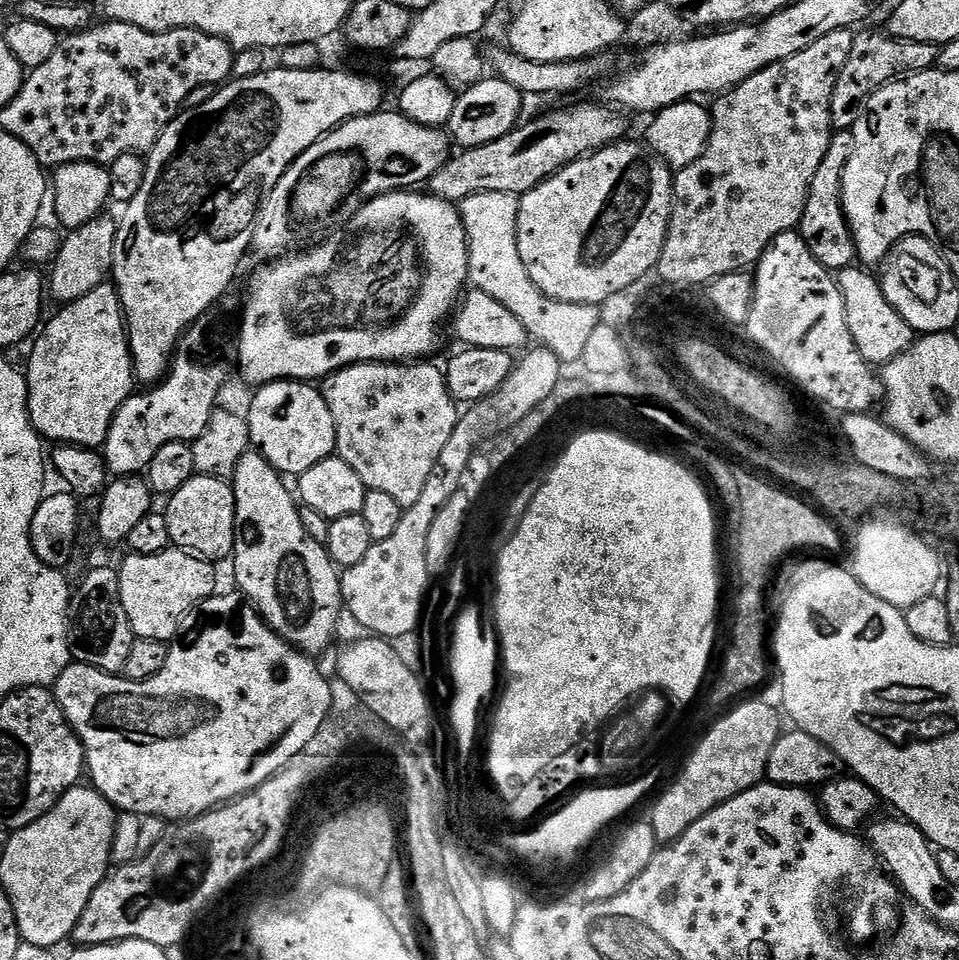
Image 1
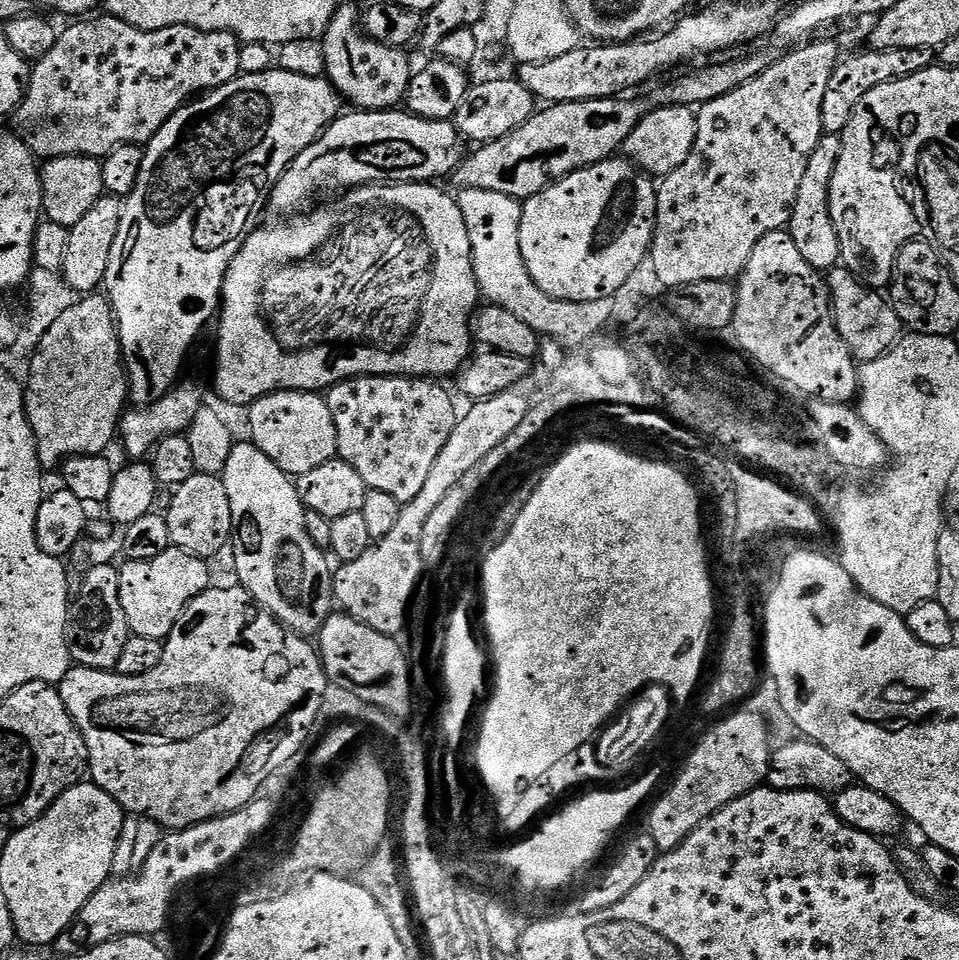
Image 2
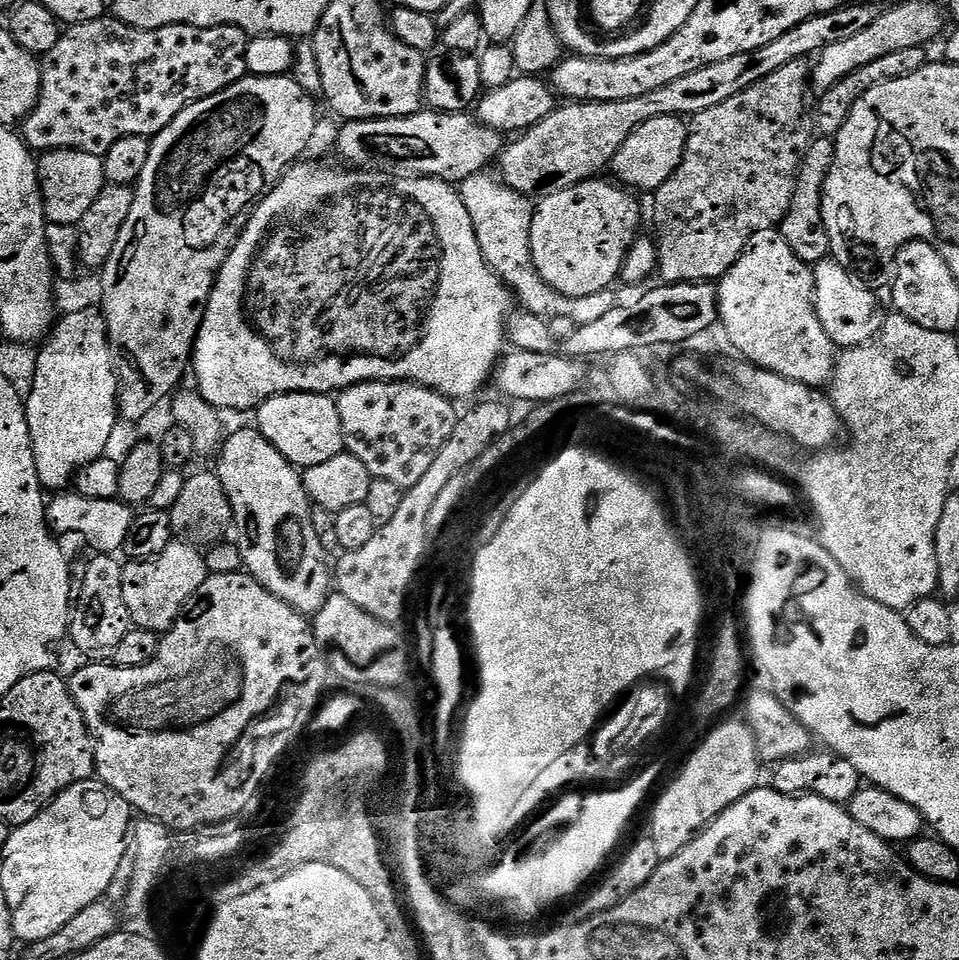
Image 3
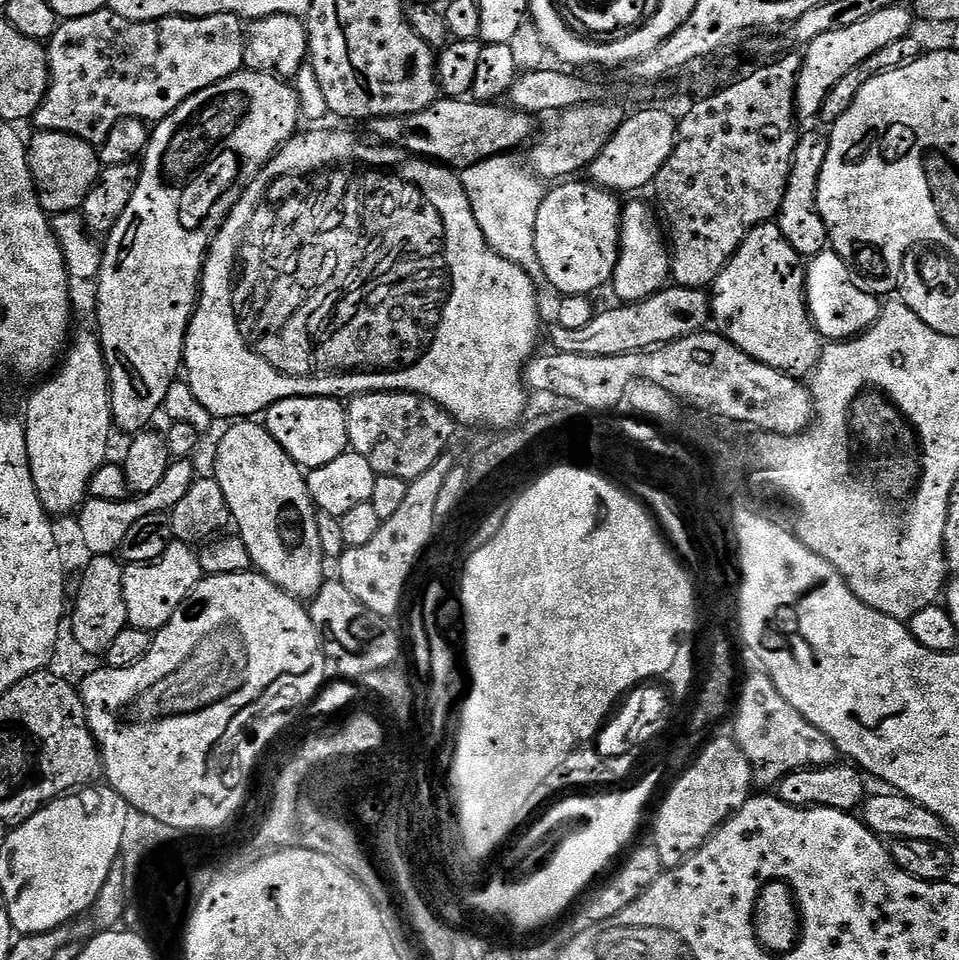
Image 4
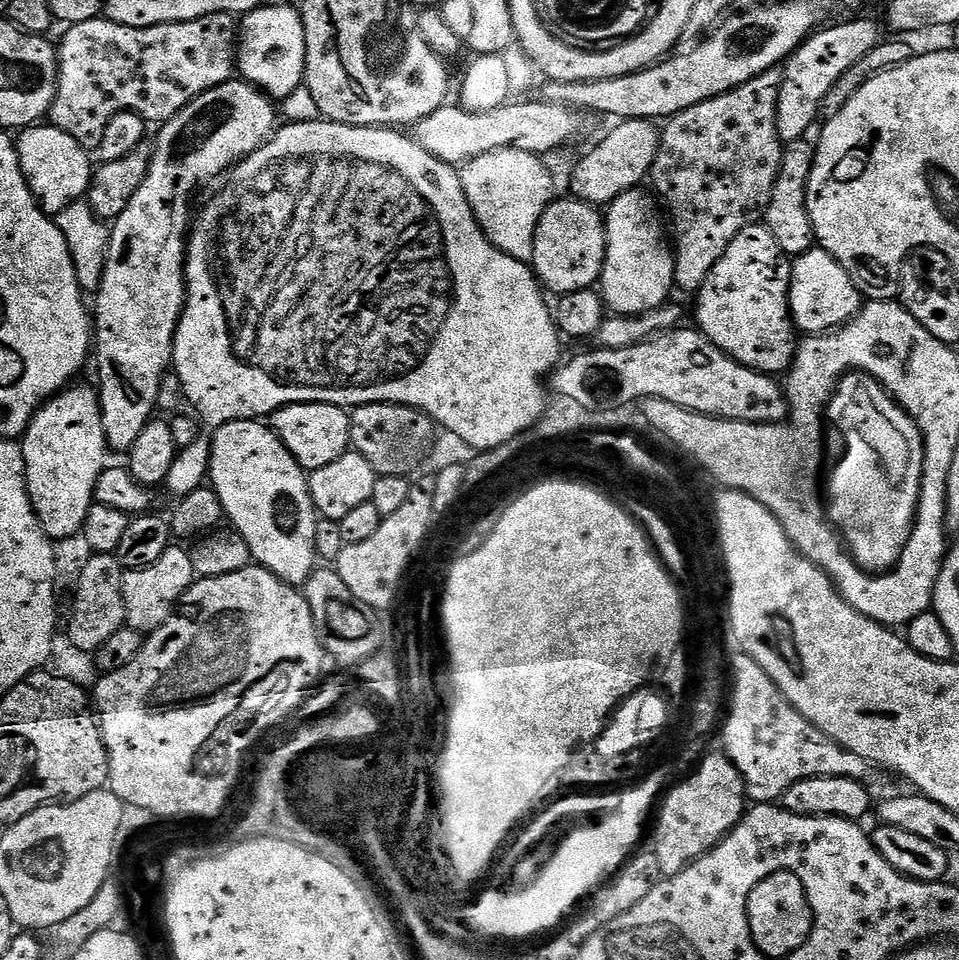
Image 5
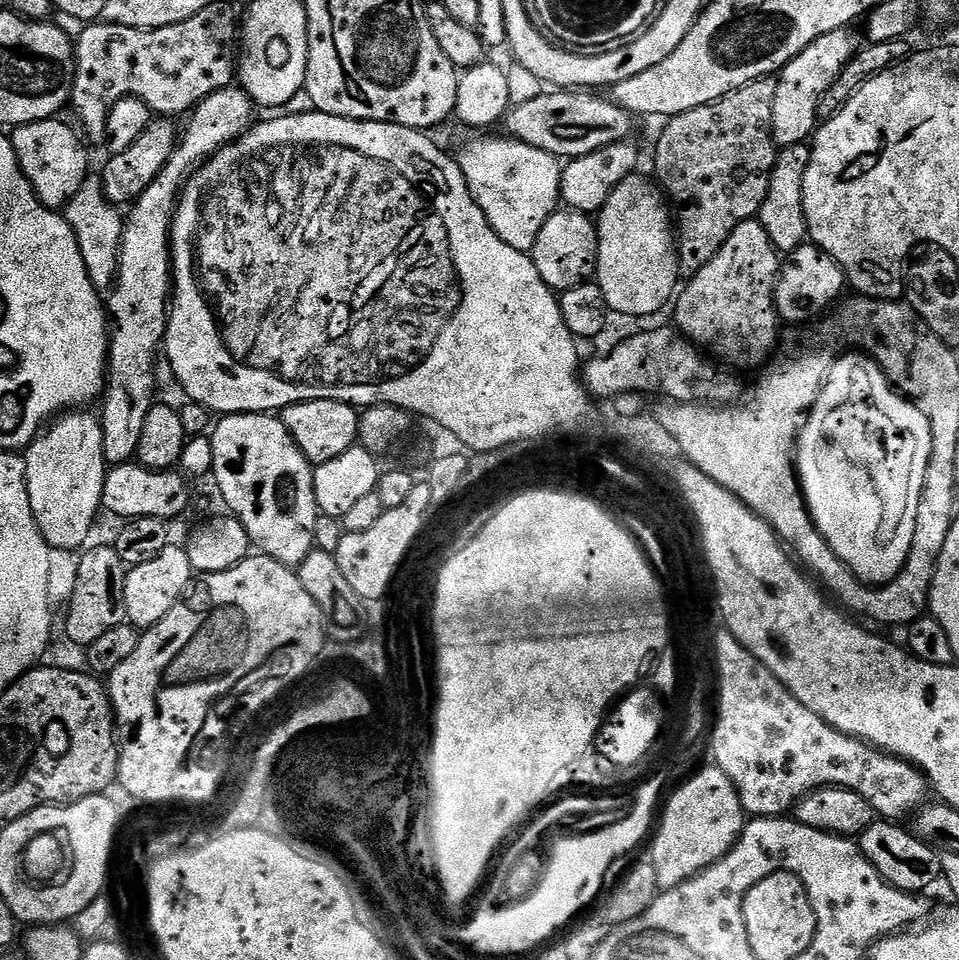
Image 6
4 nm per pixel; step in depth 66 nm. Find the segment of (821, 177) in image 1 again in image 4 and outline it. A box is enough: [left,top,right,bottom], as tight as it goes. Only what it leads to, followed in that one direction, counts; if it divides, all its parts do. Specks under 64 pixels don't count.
[774,132,829,258]

